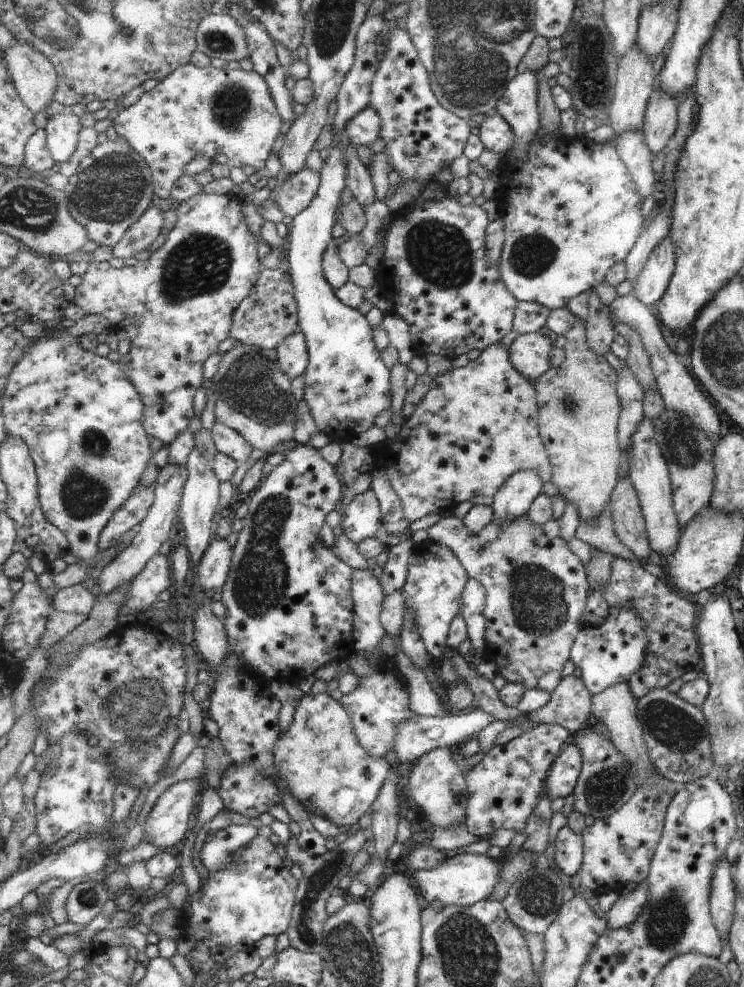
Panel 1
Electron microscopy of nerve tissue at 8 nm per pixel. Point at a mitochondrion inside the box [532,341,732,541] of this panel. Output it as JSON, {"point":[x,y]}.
{"point":[686,454]}

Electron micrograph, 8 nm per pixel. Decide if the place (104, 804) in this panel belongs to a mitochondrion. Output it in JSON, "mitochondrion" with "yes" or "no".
{"mitochondrion":"yes"}

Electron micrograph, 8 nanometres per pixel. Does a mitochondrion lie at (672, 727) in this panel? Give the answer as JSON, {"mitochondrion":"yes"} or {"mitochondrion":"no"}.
{"mitochondrion":"yes"}

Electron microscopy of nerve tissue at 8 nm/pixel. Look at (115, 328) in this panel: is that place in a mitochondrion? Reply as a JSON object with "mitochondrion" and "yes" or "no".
{"mitochondrion":"no"}

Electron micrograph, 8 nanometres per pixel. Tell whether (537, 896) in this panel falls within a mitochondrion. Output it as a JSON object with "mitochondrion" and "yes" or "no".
{"mitochondrion":"yes"}

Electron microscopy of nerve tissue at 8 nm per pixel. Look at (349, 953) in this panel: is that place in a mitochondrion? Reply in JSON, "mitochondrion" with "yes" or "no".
{"mitochondrion":"yes"}

